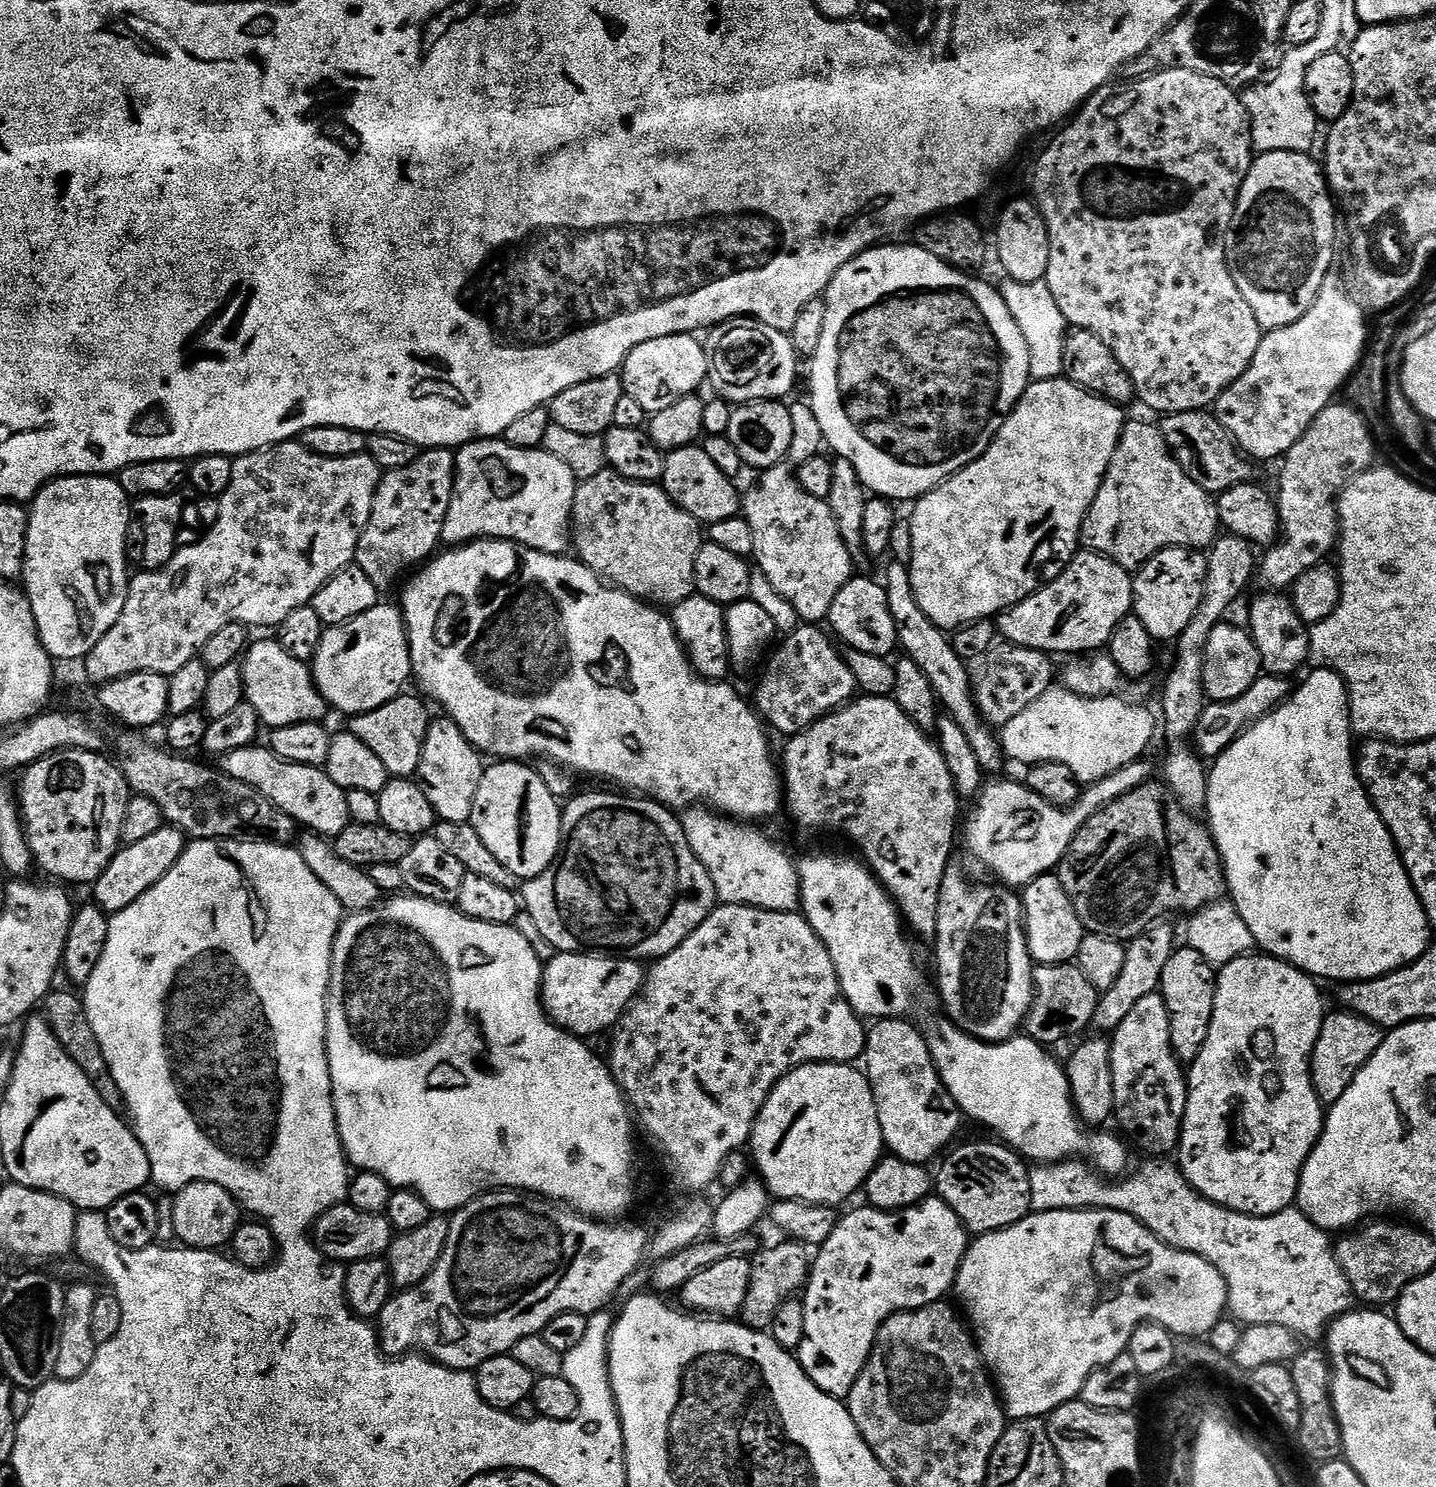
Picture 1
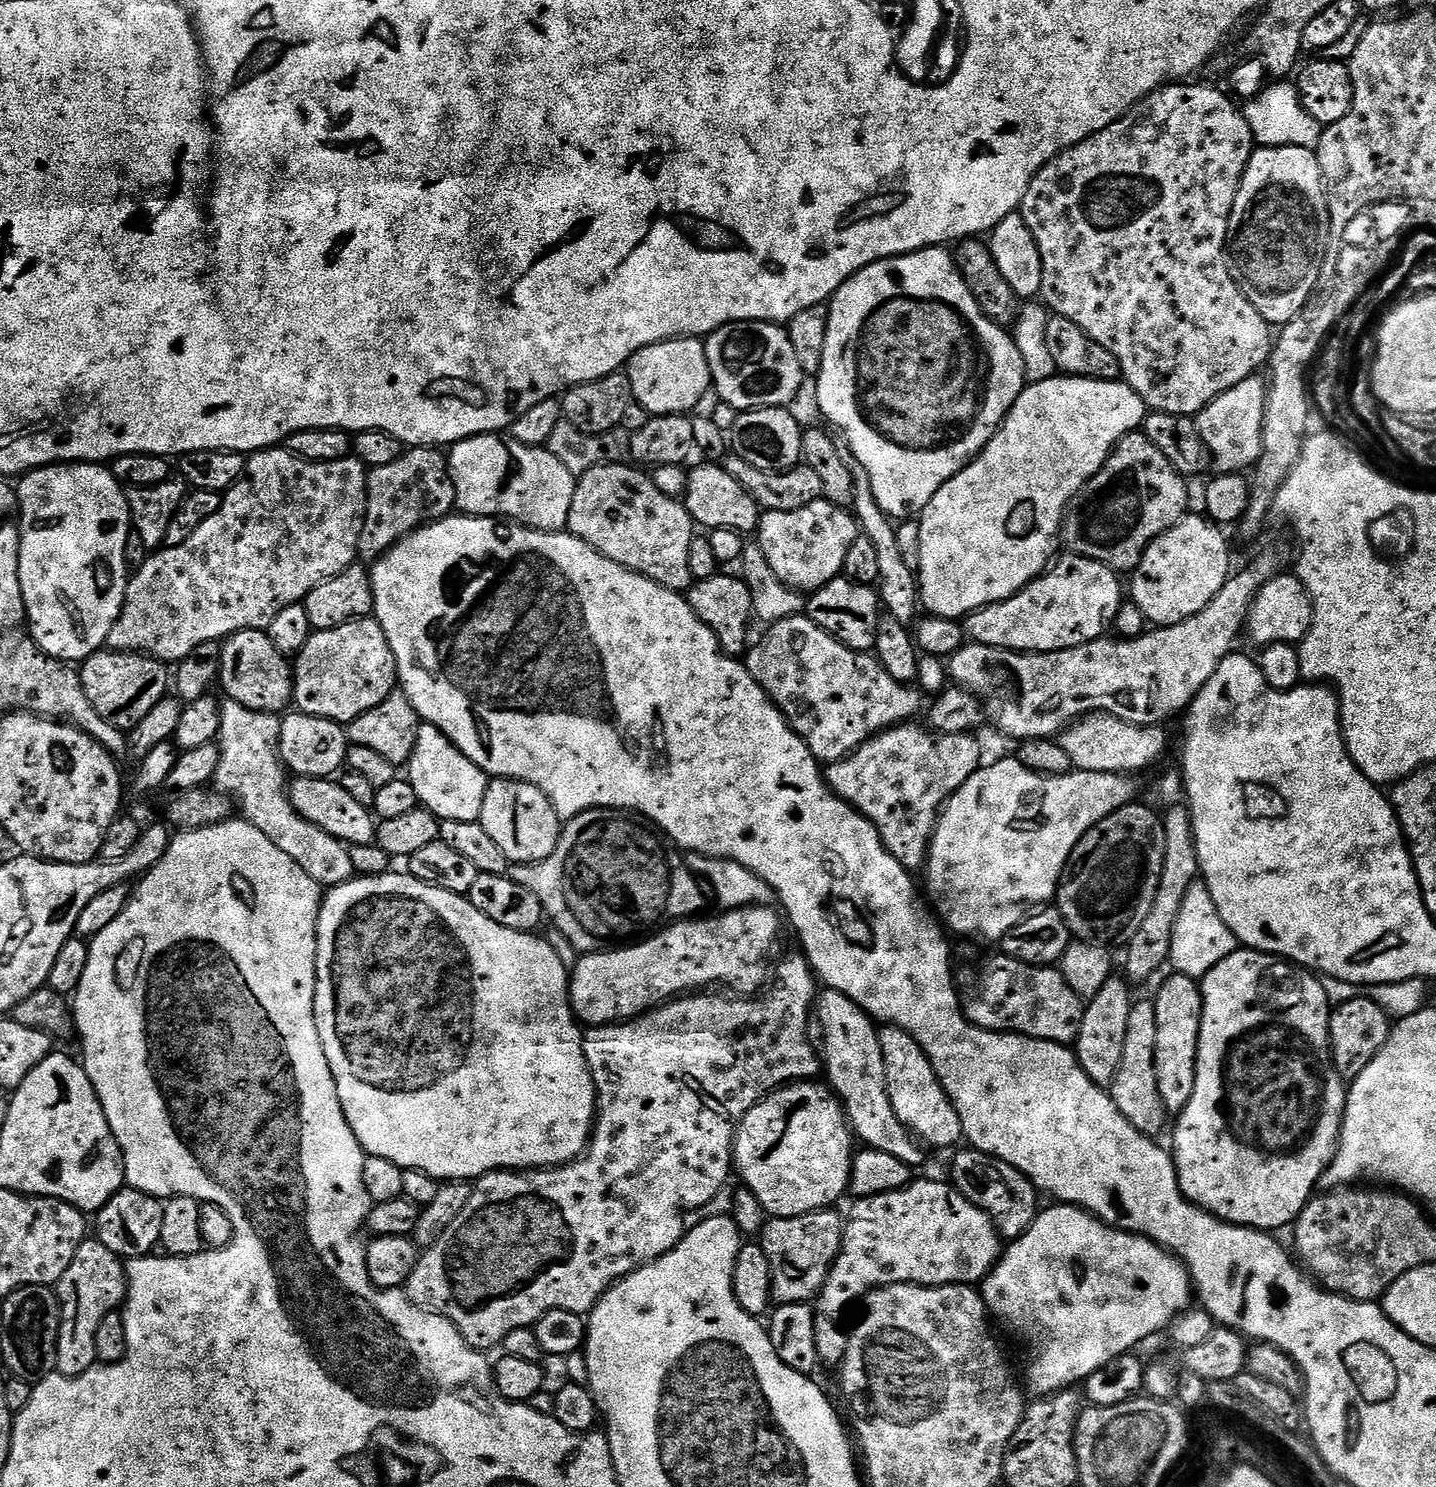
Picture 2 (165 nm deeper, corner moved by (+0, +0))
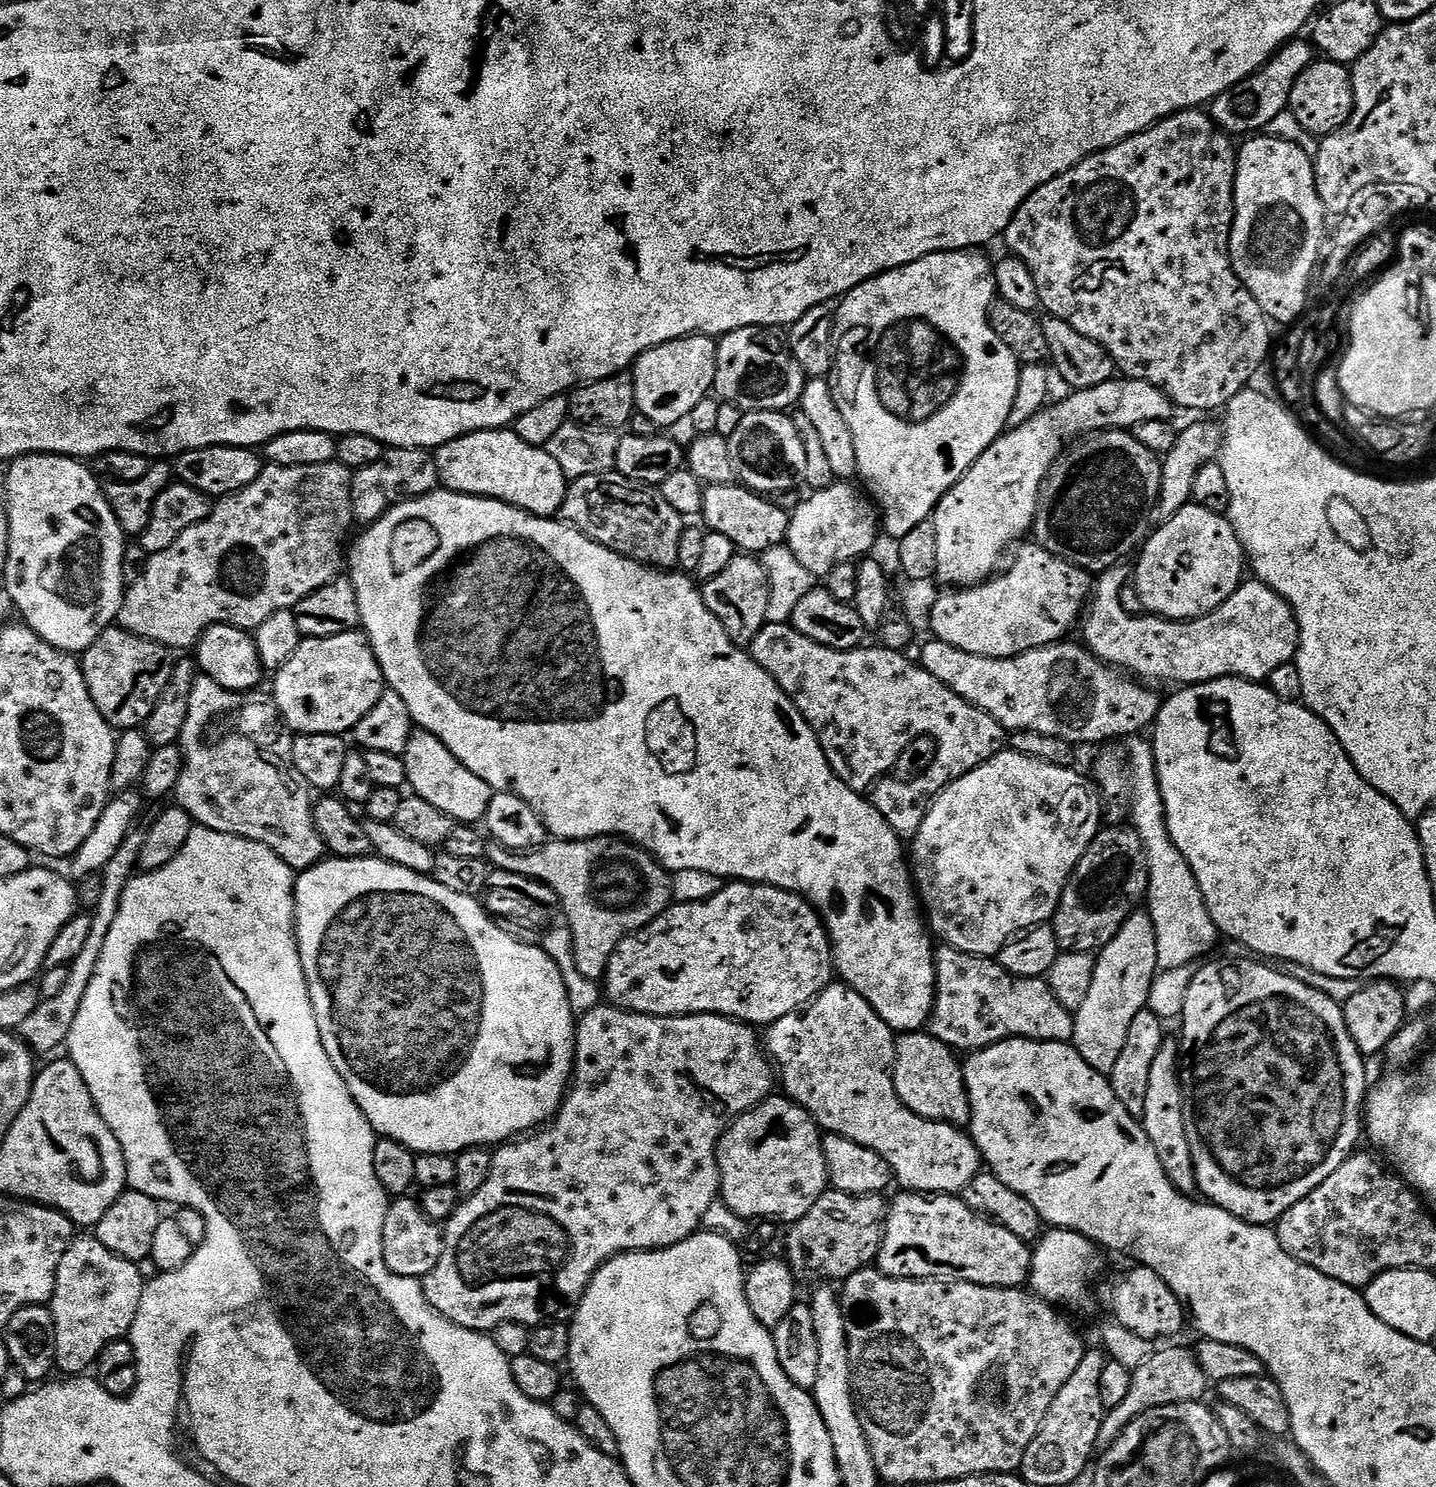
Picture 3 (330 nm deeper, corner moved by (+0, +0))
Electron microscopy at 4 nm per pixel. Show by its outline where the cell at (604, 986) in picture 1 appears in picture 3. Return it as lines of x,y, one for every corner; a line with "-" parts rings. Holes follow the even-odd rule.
728,882
721,887
718,894
714,894
714,898
709,900
689,904
673,903
657,920
653,920
645,928
618,942
614,954
610,954
608,959
608,968
604,971
602,987
608,995
607,1003
611,1007
621,1008
623,1012
637,1012
647,1016
697,1016
703,1012
713,1012
716,1016
729,1016
731,1020
740,1020
744,1024
770,1026
778,1022
778,1018
786,1018
790,1013
801,1011
811,1004
829,984
833,983
833,980
832,942
824,928
824,921
804,897
796,892
787,892
769,884

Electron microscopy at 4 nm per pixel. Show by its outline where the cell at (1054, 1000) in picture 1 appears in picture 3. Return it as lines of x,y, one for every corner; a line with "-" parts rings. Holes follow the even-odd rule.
940,946
935,949
934,955
936,957
936,1001
932,1007
932,1015
928,1018
926,1031
928,1035
941,1040
947,1048
960,1054
971,1054
980,1048
996,1044
999,1040
1049,1040
1059,1044
1067,1044
1071,1041
1076,1017
1073,1012
1066,1010
1066,1006
1062,1006
1062,1002
1058,1002
1058,998
1054,998
1054,990
1050,990
1047,979
1038,976
1015,976
1006,971
995,959
987,956
975,956
957,948

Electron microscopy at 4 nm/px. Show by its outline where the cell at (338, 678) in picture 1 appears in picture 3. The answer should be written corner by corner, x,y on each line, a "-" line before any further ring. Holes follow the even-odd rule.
363,631
343,632
327,638
301,639
294,658
275,673
274,699
281,717
293,733
348,734
386,691
384,671

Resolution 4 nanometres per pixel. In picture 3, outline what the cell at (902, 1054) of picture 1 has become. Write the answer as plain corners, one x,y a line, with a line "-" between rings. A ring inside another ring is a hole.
924,1030
903,1033
896,1042
896,1064
892,1077
896,1093
904,1107
927,1120
952,1124
964,1130
971,1125
970,1098
964,1081
964,1069
957,1053

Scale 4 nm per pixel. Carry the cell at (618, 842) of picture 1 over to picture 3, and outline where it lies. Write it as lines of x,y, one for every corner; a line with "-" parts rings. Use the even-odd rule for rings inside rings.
595,836
589,840
557,840
553,839
551,842
545,842
538,848
531,849
526,852
516,852
512,848
507,848
495,842
489,843
486,848
486,859
493,869
501,868
507,872
514,874
522,874
529,876
535,880
541,880
543,884
549,884
554,890
554,894
558,894
560,899
560,907
562,909
563,919
568,919
568,928
572,931
572,960
576,963
576,972
584,980
596,980
596,982
603,981
604,971
608,968
608,959
610,954
614,954
614,950
618,946
618,942
622,942
632,933
640,931
646,925
651,924
653,920
658,917
673,903
672,898
672,877
667,868
663,868
649,852
632,843
631,840
625,840
618,836

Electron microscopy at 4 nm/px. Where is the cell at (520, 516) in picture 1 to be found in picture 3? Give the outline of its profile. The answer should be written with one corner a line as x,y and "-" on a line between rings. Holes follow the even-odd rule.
491,428
485,432
471,432
465,436
446,442
435,449
436,469
440,475
440,484
449,492
461,492
467,496
485,496
488,500
501,500
504,504
513,504
531,516
555,517
568,493
570,480
564,476
562,467
554,462
546,448
535,448
522,438
515,430

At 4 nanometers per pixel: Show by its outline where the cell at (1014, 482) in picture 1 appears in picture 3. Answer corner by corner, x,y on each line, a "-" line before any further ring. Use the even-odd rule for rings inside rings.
1113,378
1102,382
1102,386
1072,390
1067,394
1069,396
1065,400
1060,400
1057,404
1049,403
1037,416
1022,422
1022,426
1008,428
1003,436
999,436
976,459
968,473
936,503
936,510
930,519
934,526
935,541
938,542
935,579
941,585
951,586
956,590
971,588
973,584
984,583
1001,567
1000,555
1008,547
1011,549
1017,542
1023,541
1027,537
1024,535
1032,532
1042,482
1050,466
1069,442
1093,432
1131,430
1147,420
1172,420
1174,416
1174,405
1170,397
1158,390
1158,386
1150,386
1150,382
1141,380

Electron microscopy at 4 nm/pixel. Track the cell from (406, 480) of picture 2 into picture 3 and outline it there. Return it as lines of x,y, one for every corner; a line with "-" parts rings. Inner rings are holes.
388,448
374,462
365,468
355,469
352,473
352,519
357,525
367,526
382,518
395,504
403,500
413,500
415,496
424,496
428,492
437,491
440,475
436,469
436,457
426,448

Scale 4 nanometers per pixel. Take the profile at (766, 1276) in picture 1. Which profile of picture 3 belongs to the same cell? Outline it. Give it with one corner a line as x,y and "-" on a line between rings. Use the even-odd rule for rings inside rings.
835,1190
823,1192
818,1202
786,1232
786,1259
801,1281
833,1276
842,1282
850,1274
869,1267
880,1252
888,1204
883,1195
851,1196

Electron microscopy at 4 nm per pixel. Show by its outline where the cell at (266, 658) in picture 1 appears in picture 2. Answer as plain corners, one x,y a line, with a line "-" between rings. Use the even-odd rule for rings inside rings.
247,628
235,632
223,641
218,684
219,687
224,687
223,695
227,699
238,702
250,710
280,714
293,703
293,679
294,668
289,657
283,656
278,646
270,642
267,631

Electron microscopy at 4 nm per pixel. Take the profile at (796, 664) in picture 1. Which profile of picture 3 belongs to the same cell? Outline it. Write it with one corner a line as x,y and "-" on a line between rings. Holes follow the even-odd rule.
791,623
765,624
763,630
756,635
750,646
752,659
756,661
758,666
762,666
762,670
766,670
766,674
770,674
770,678
774,678
774,682
778,682
781,690
792,699
793,706
800,711
802,718
806,718
810,730
814,730
834,774
838,778
842,778
842,782
846,782
846,786
850,786
850,790
864,794
875,785
876,781
885,779
893,771
902,750
905,750
906,746
919,736
929,736
938,741
939,751
944,756
945,754
948,755
948,758
954,758
958,754
958,750
966,750
969,754
976,754
979,748
984,748
987,744
995,742
995,732
998,732
997,725
984,715
983,710
976,708
970,702
966,702
958,694
954,694
954,690
950,690
945,684
938,682
938,678
934,678
934,674
930,674
925,668
920,667
915,659
907,660
909,657
905,653
895,652
883,646
868,647
849,648
846,652
840,652
836,648
827,648
810,638
806,638
806,634
802,634
797,628
792,627

